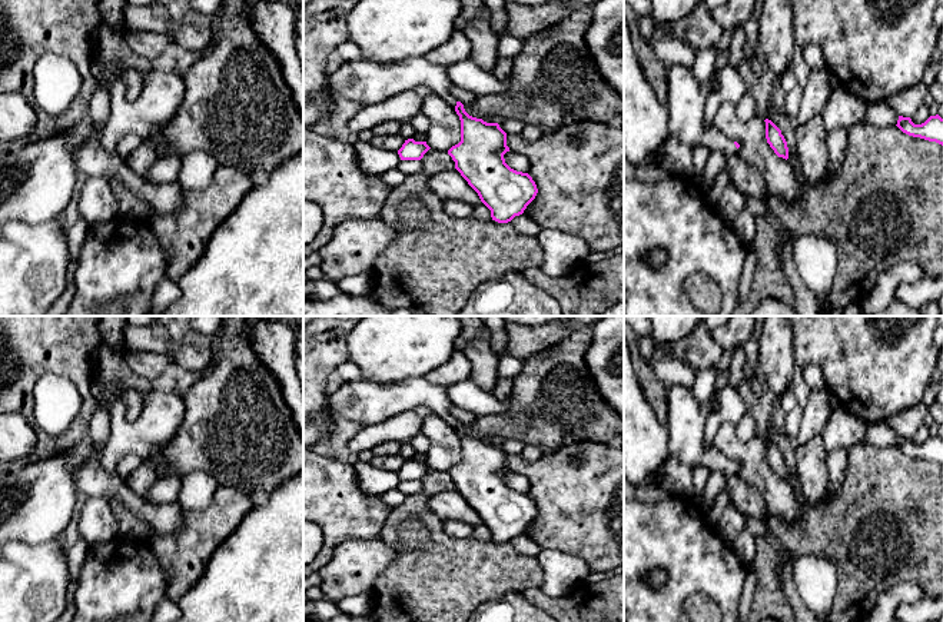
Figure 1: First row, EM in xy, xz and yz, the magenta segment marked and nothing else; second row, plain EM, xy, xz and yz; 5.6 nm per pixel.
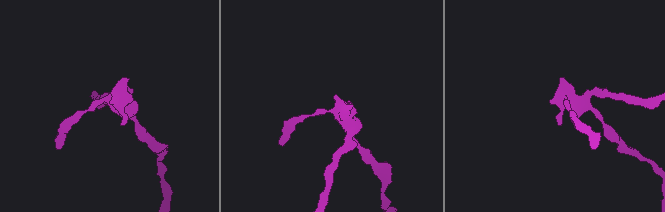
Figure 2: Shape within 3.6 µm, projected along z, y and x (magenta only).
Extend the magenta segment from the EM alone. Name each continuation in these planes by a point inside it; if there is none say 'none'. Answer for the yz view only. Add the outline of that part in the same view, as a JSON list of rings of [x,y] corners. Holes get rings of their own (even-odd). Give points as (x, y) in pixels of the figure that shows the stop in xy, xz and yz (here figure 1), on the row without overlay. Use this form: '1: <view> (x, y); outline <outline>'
1: yz (686, 416); outline [[[671,386],[667,389],[667,430],[670,455],[684,465],[705,466],[711,472],[720,470],[736,475],[734,462],[715,446],[705,445],[707,410],[693,389]]]

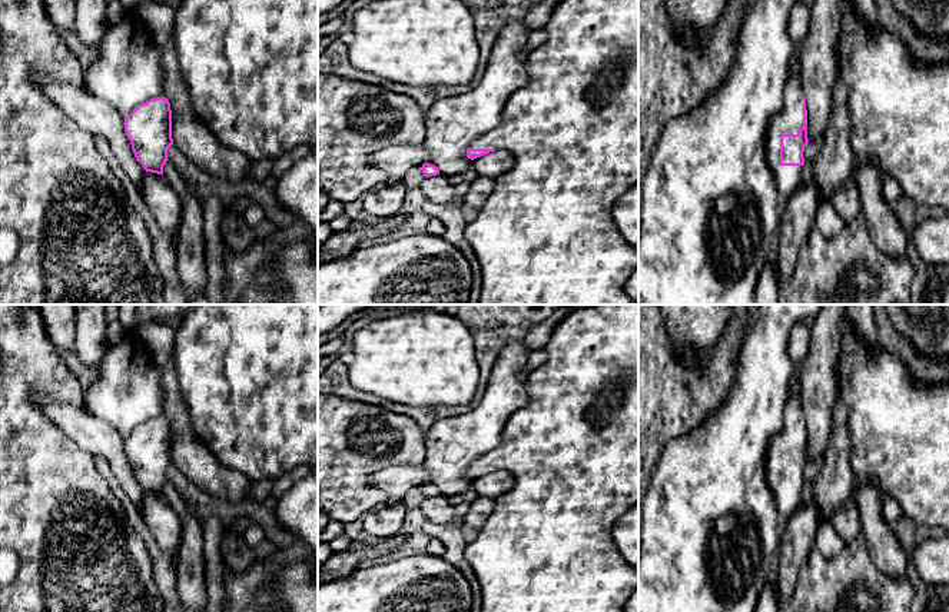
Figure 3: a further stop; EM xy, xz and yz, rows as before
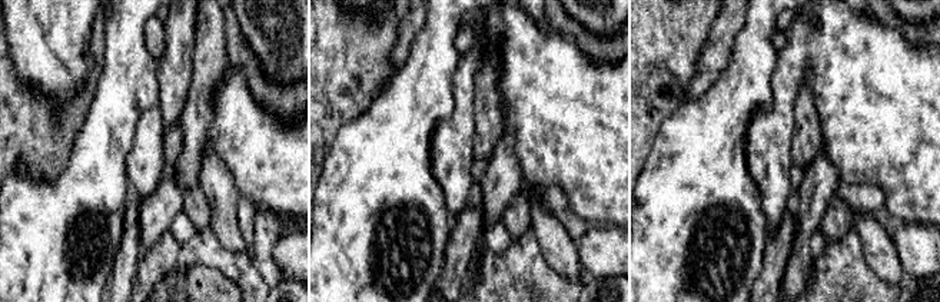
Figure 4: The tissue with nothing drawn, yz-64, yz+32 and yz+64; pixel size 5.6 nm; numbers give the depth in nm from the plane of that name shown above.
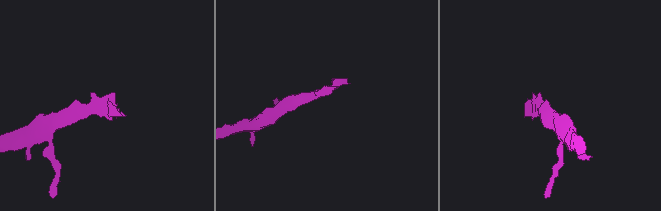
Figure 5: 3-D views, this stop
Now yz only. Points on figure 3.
1: yz (787, 499); outline [[[802,370],[793,377],[790,385],[792,398],[786,405],[783,430],[776,435],[766,458],[766,479],[772,489],[780,522],[786,522],[802,503],[803,486],[780,485],[780,456],[797,455],[803,446],[803,406],[802,406]]]

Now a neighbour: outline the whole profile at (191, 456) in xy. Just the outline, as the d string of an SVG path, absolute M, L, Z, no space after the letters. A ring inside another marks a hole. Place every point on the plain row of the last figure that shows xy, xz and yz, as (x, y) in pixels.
M175 360L160 366L165 406L159 418L166 418L172 430L173 465L200 490L239 505L250 500L250 479L223 466L216 456L199 440L186 406L180 396L175 372Z

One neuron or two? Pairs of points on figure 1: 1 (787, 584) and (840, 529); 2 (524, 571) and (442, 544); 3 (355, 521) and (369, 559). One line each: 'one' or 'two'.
1: two
2: one
3: two

